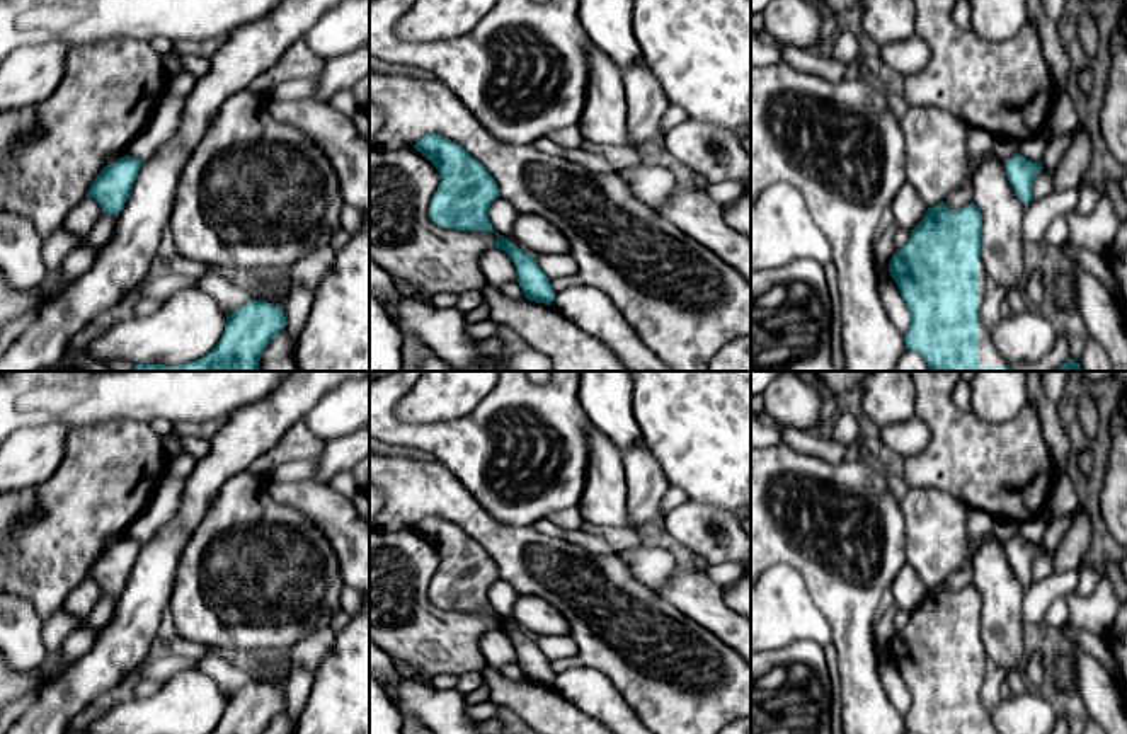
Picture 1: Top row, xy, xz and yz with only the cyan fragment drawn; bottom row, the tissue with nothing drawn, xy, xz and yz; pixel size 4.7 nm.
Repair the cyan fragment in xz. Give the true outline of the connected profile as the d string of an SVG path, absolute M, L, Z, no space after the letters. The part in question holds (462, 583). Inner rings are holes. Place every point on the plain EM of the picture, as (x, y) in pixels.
M431 514L415 523L420 533L441 557L441 564L429 586L429 599L455 611L494 611L489 588L499 579L494 559L461 526Z

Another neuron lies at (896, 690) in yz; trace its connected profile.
M889 652L878 654L878 678L894 708L906 717L911 707L911 695Z

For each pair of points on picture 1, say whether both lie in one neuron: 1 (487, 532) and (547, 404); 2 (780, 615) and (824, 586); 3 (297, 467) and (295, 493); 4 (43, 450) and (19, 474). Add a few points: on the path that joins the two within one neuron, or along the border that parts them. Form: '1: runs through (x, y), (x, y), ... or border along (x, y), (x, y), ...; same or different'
1: border along (467, 489), (501, 521), (532, 525); different
2: border along (785, 564), (802, 578), (811, 600), (831, 630); different
3: border along (314, 481), (268, 482); different
4: runs through (38, 455), (24, 469); same

